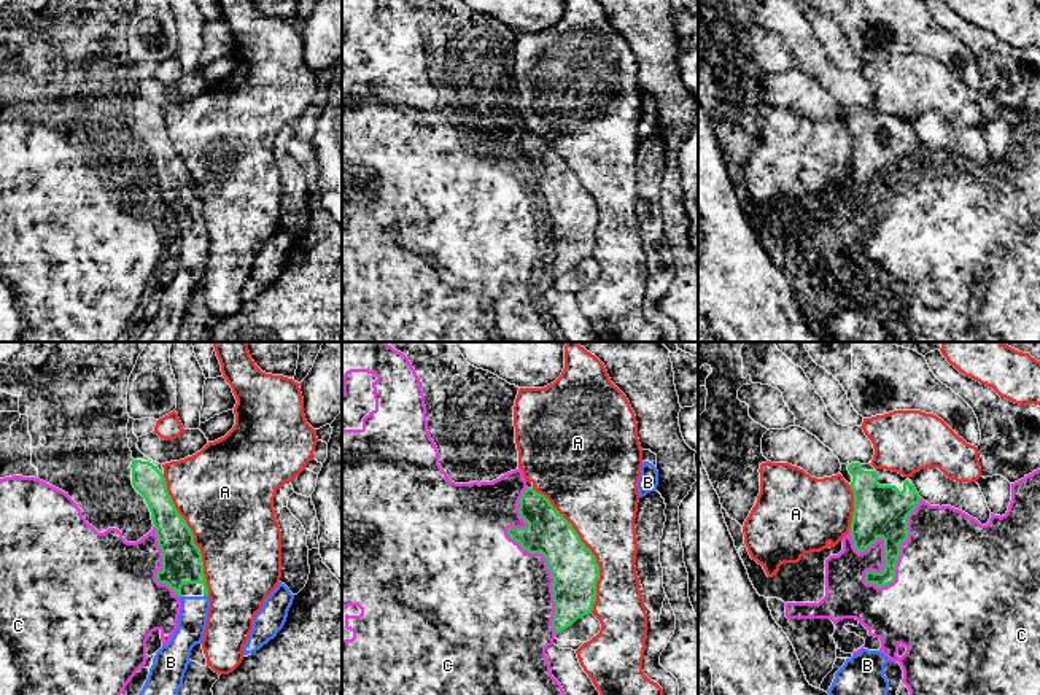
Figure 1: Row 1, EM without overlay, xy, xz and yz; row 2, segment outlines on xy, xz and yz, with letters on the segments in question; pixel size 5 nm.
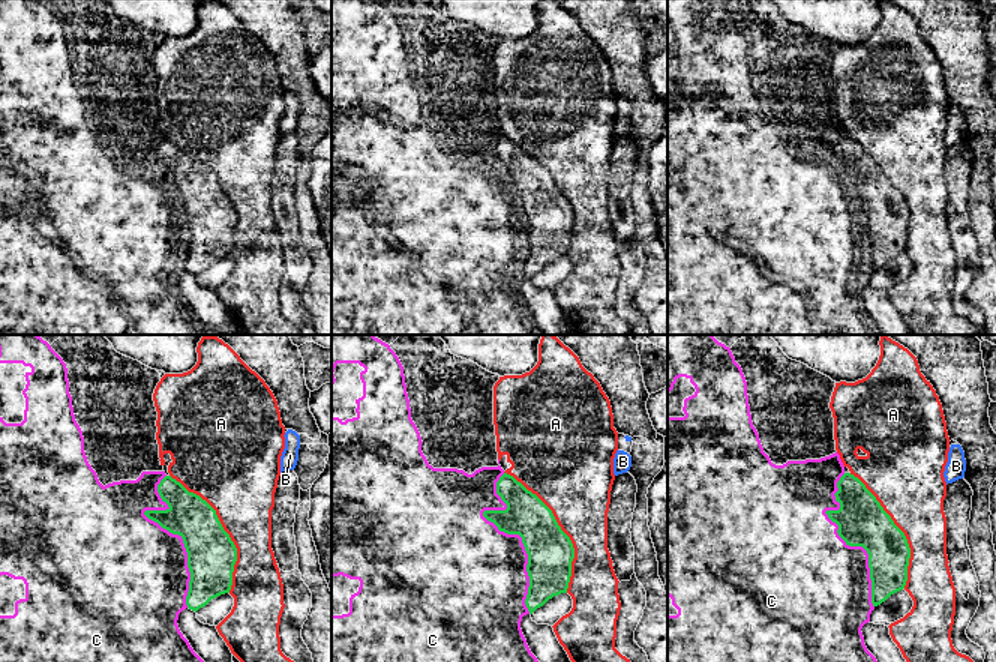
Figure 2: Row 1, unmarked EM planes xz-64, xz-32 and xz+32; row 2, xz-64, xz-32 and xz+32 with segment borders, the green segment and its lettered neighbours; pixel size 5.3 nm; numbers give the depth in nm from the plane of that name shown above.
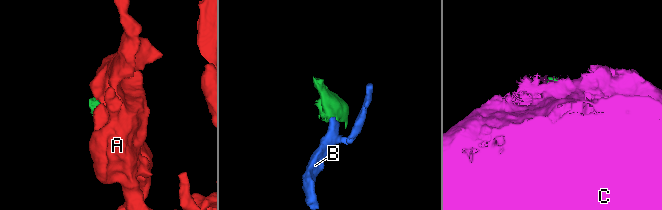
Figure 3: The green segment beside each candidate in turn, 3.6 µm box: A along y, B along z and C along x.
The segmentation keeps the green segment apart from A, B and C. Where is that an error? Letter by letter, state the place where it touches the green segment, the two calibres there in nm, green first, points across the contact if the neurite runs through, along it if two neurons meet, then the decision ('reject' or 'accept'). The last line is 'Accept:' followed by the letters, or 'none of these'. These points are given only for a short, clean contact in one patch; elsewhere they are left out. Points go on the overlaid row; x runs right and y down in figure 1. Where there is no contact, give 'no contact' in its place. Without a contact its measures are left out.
A: meets green in xz at (589, 549); 240 nm thick on the green side, 380 nm on the other; reject
B: meets green in xy at (205, 595); 200 nm thick on the green side, 140 nm on the other; runs through xy (182, 560), (204, 582), (205, 595), (193, 616); accept
C: meets green in yz at (899, 552); 280 nm thick on the green side, 480 nm on the other; reject
Accept: B

